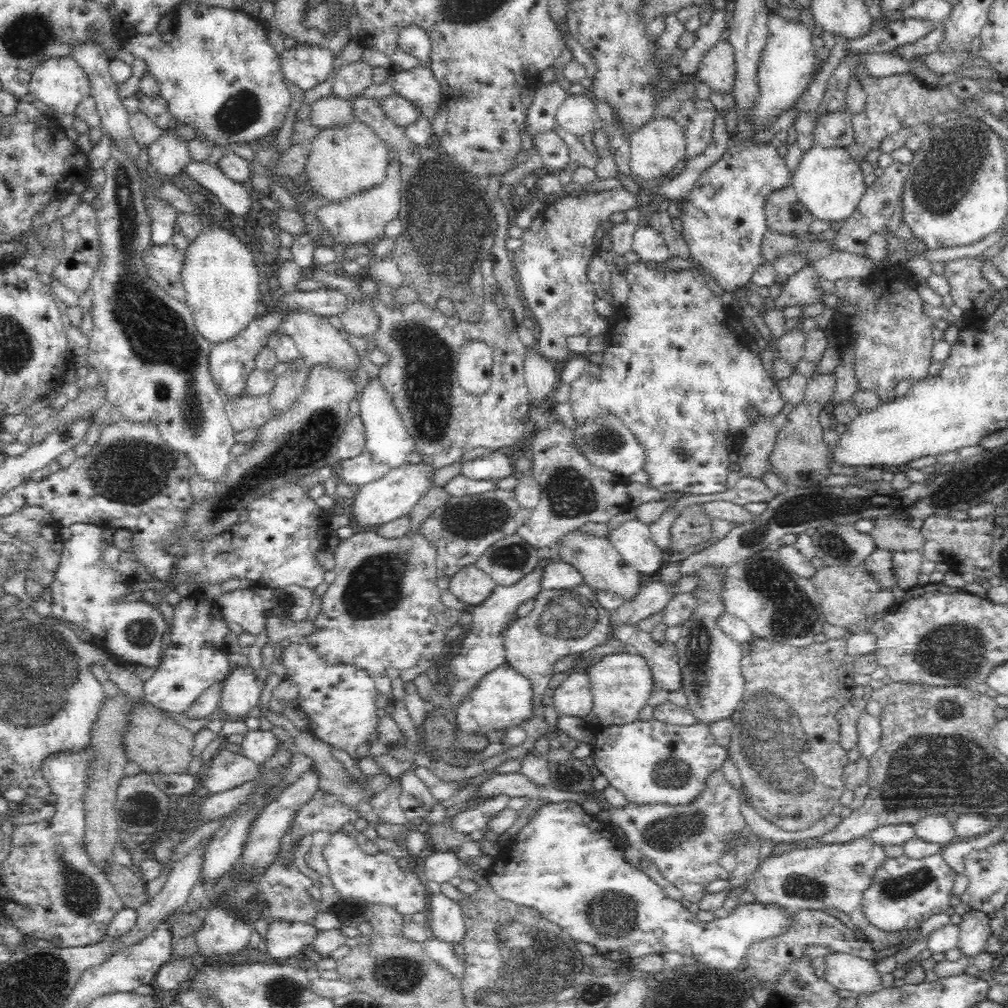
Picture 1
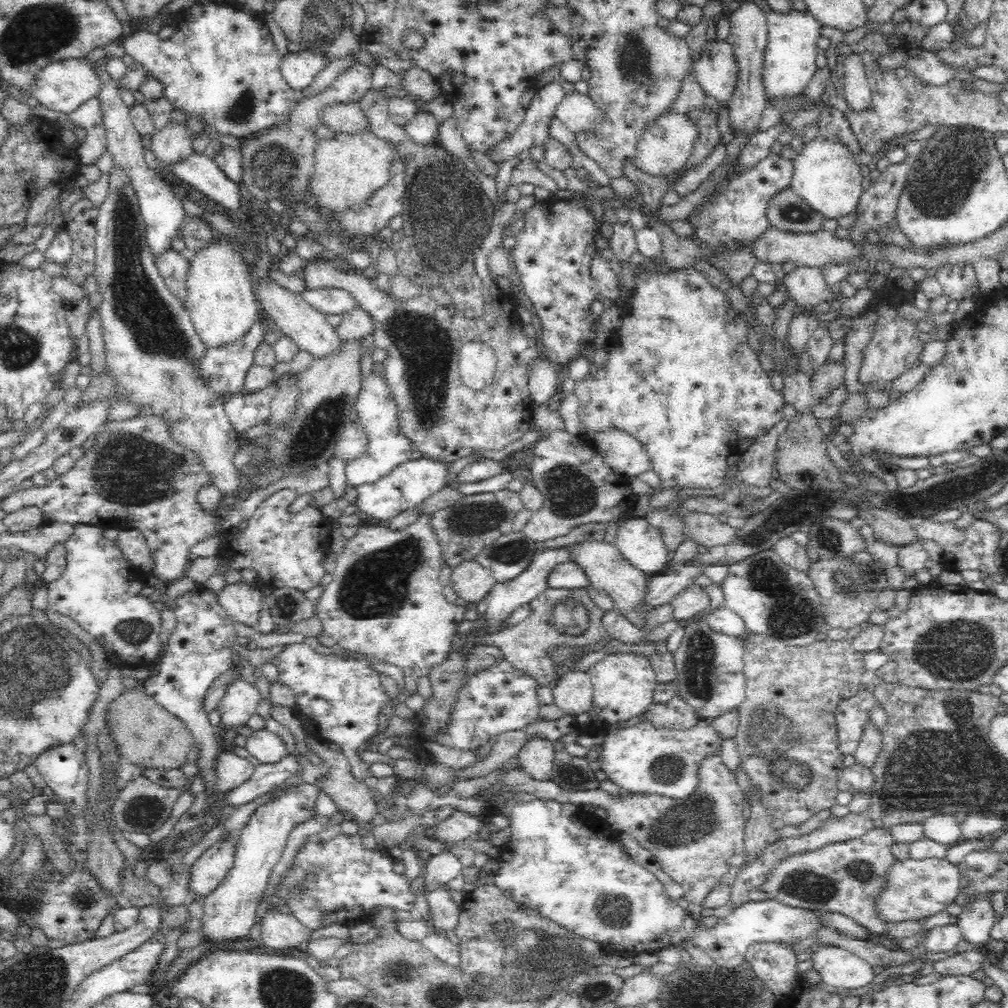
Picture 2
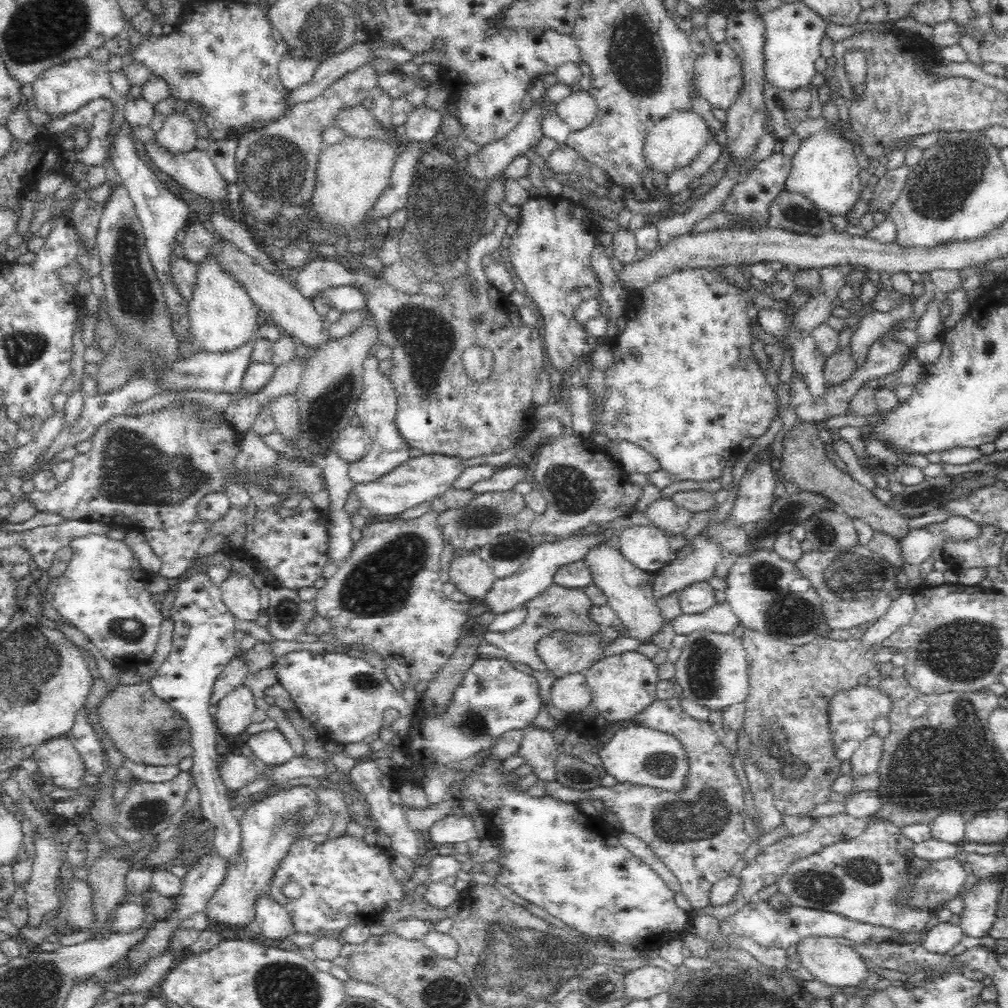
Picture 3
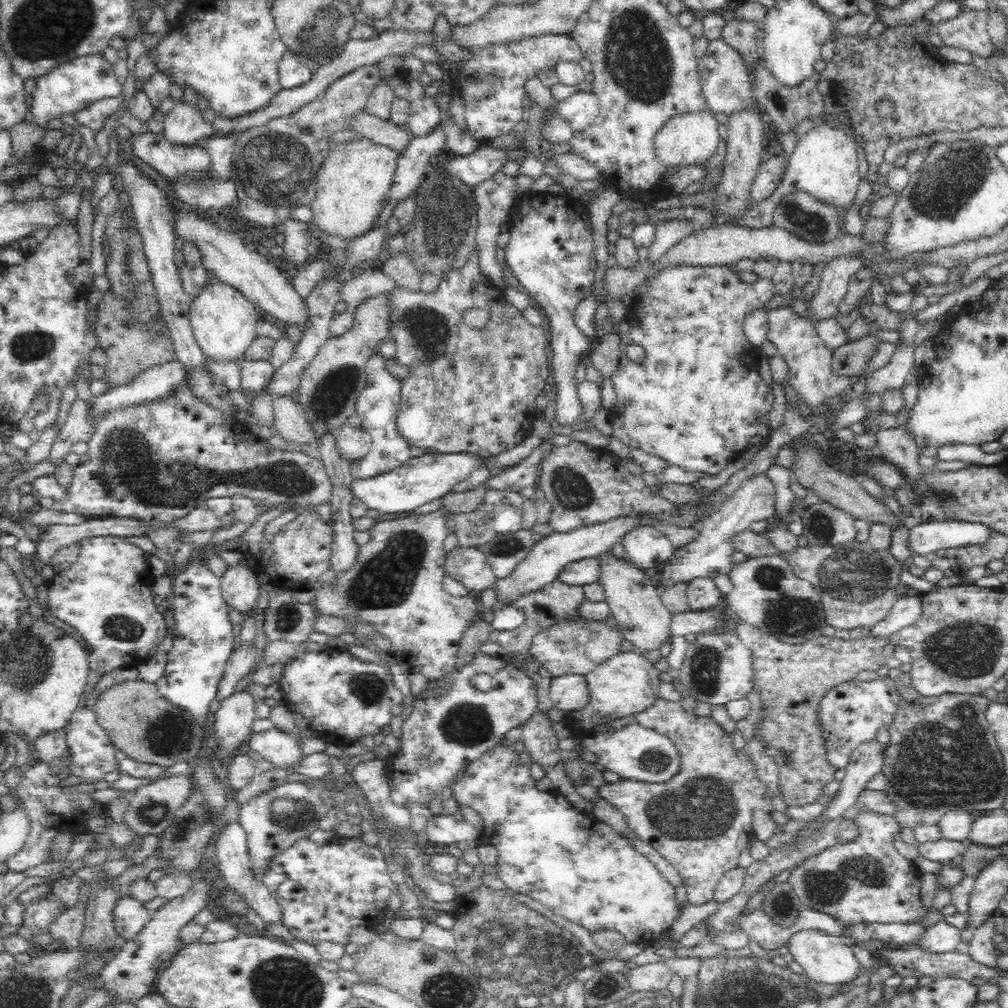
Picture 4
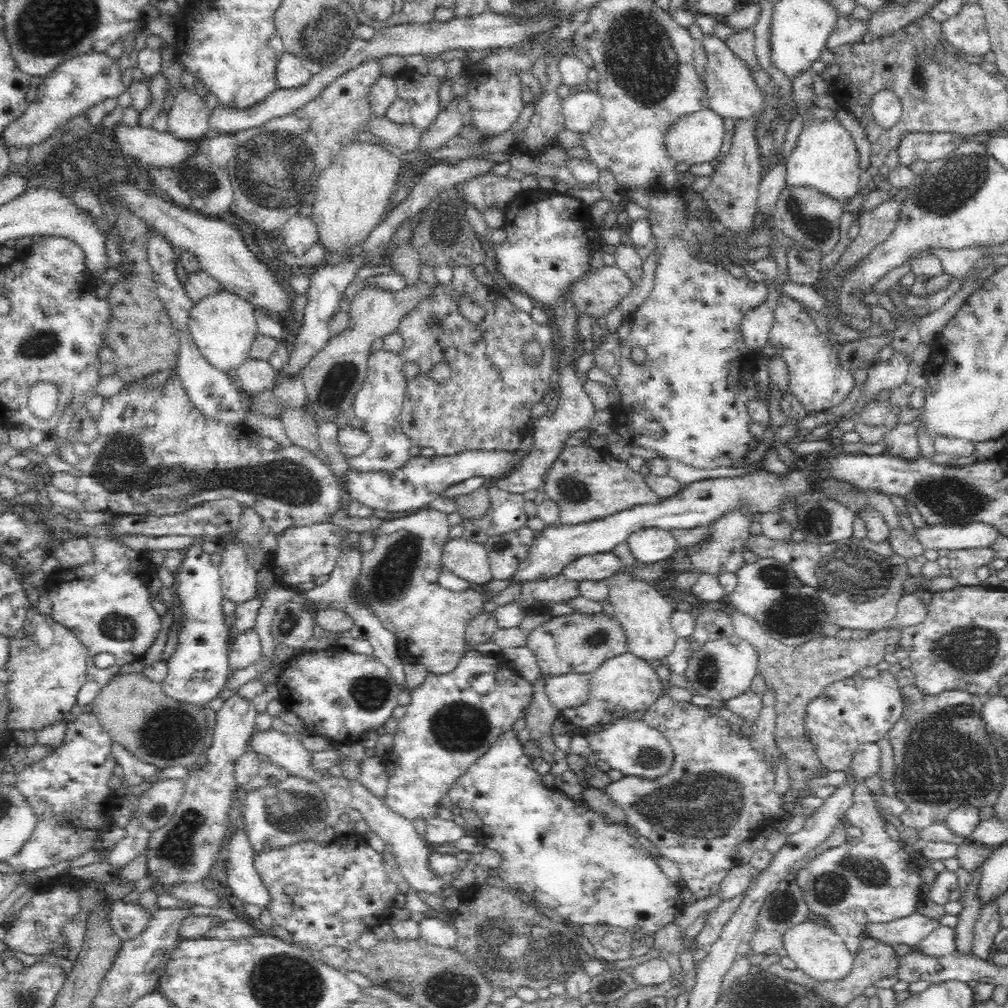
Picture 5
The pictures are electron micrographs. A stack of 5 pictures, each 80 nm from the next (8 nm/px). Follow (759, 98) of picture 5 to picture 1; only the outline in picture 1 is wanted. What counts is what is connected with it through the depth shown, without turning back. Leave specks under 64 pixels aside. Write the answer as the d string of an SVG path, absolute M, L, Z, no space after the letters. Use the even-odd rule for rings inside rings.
M723 39L705 54L694 79L710 86L712 92L722 94L732 92L736 75L732 45Z

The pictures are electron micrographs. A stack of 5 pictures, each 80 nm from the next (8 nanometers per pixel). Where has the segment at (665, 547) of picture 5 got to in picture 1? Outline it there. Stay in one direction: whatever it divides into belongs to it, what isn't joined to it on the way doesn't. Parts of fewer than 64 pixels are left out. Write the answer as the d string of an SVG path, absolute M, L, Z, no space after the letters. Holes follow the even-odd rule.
M630 519L626 522L618 524L616 528L612 528L608 532L609 543L622 556L622 559L627 564L630 564L634 570L641 574L652 574L658 572L662 565L664 565L665 552L656 546L652 540L649 525L642 524L638 519Z

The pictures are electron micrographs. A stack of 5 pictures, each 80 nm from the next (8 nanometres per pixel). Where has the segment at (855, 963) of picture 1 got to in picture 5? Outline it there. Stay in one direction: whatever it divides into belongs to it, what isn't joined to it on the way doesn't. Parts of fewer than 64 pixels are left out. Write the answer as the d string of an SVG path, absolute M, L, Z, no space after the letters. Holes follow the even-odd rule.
M809 917L785 930L782 940L782 946L795 963L795 968L803 970L815 980L838 980L846 976L852 968L852 953L848 951L843 938L830 926L813 922Z

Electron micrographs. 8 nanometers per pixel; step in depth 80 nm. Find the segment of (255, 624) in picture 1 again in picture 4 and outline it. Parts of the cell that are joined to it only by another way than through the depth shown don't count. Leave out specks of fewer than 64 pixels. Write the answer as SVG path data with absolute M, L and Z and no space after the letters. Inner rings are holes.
M238 563L228 565L220 577L224 600L243 615L257 604L260 585L256 575L254 569Z

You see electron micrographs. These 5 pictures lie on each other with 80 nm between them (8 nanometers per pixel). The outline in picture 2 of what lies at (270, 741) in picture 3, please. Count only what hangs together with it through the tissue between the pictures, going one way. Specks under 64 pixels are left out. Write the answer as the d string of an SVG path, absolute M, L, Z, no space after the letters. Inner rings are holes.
M265 729L252 731L246 737L246 750L262 764L280 762L289 755L283 739L278 734Z

